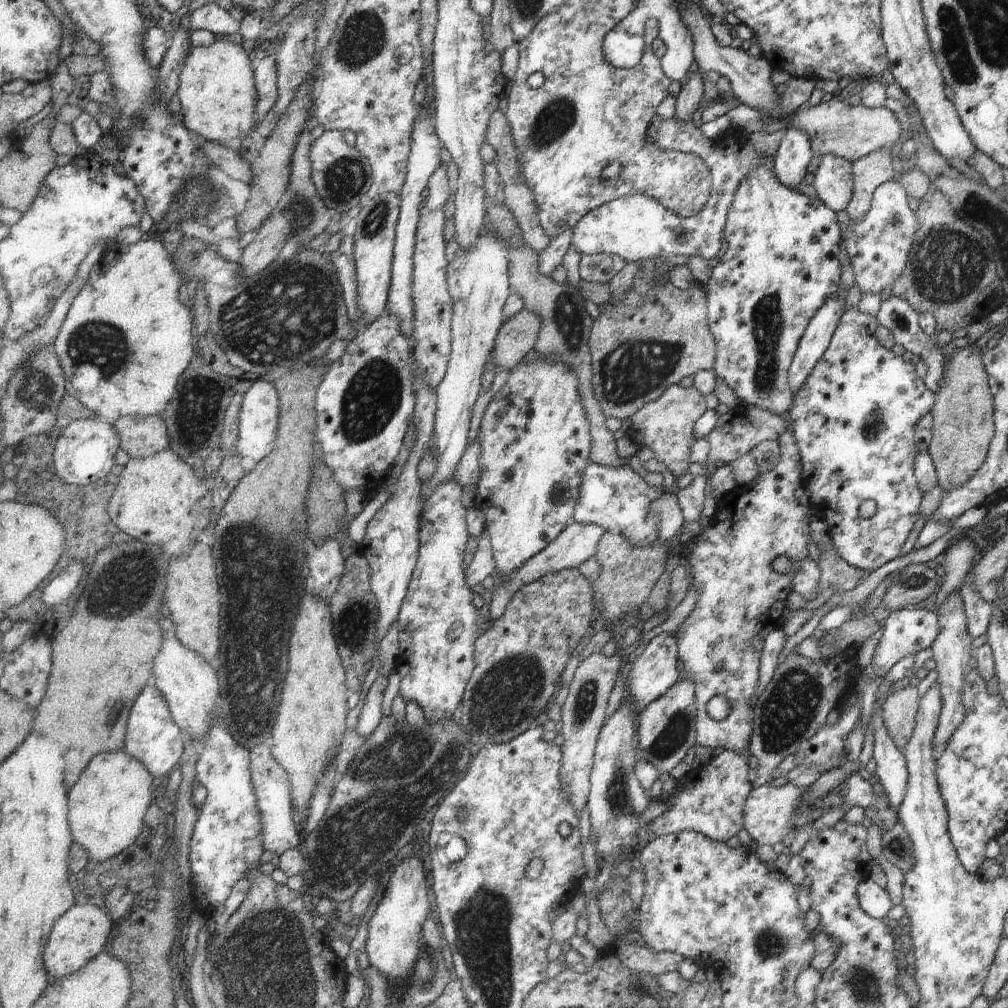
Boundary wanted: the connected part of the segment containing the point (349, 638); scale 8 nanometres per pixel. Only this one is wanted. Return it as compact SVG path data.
M360 552L347 558L345 575L342 577L338 592L331 598L334 632L339 649L347 668L348 684L351 693L362 692L366 676L375 659L381 657L379 623L381 610L379 600L373 589L373 570L368 559Z

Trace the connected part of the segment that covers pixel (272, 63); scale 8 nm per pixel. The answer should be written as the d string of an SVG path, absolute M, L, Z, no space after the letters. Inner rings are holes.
M276 56L261 58L255 73L259 90L258 114L259 122L261 122L270 110L275 110L281 97Z

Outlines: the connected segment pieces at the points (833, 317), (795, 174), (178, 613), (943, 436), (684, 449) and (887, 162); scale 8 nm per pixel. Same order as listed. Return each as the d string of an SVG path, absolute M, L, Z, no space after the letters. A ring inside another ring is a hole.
M832 295L810 318L789 366L789 387L794 394L828 348L845 310L845 300Z
M788 126L774 156L772 170L784 186L796 189L808 173L813 156L808 135L804 131Z
M202 541L188 559L172 558L168 585L168 602L172 610L168 616L177 623L181 641L210 664L219 658L222 650L222 592L214 556L214 547Z
M972 344L956 351L947 363L944 381L933 404L933 437L927 452L934 463L937 484L944 491L964 486L985 461L995 433L994 401L989 374L982 362L983 350Z
M671 386L662 398L650 402L632 418L632 425L627 435L642 448L649 446L655 453L656 459L664 462L675 477L683 477L689 470L695 468L692 449L696 439L696 422L706 412L706 399L696 386Z
M878 149L851 163L853 195L846 207L850 222L857 223L870 208L873 192L886 181L892 181L898 164L892 160L892 152Z

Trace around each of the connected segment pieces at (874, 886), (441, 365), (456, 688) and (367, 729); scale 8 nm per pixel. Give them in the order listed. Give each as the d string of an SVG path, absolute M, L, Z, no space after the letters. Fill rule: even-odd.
M869 877L858 884L857 897L861 909L875 919L884 918L893 907L887 890Z
M446 164L434 173L429 184L427 205L422 209L421 228L418 235L418 248L415 254L415 348L414 354L419 371L425 381L436 390L446 378L453 355L453 320L455 300L449 285L449 266L446 242L446 204L450 202L455 190L452 188Z
M457 480L441 484L441 488L433 494L430 507L423 514L423 526L421 528L421 557L417 572L409 590L409 596L403 604L400 626L400 663L396 670L403 676L401 695L407 703L417 702L427 714L430 723L443 723L452 718L463 703L470 679L474 676L477 662L475 652L477 640L482 636L480 624L478 624L479 609L474 606L472 588L468 590L466 584L466 550L470 542L468 532L468 510L462 506L462 494L464 488Z
M394 672L391 675L379 675L365 700L356 732L366 739L378 730L386 715L383 711L383 702L392 676L394 676Z

